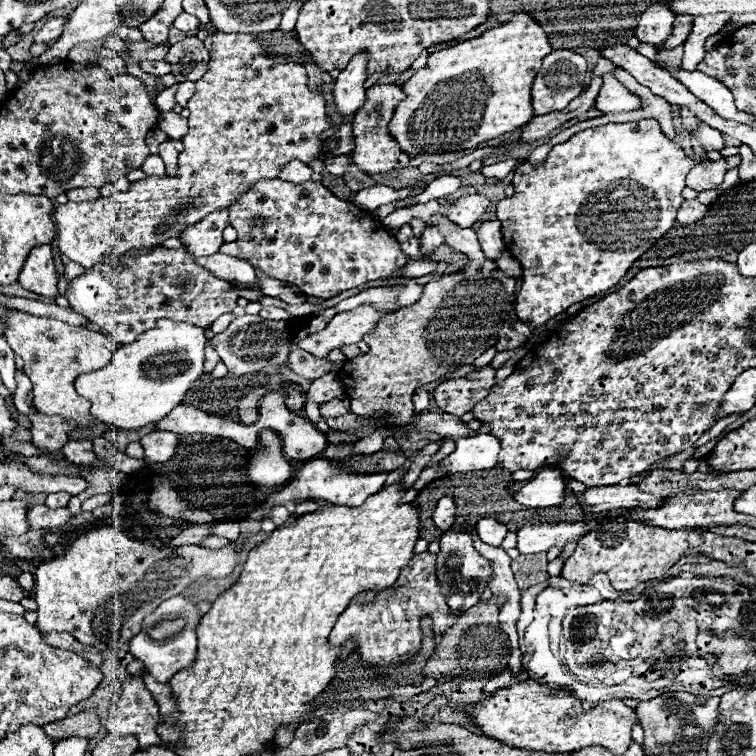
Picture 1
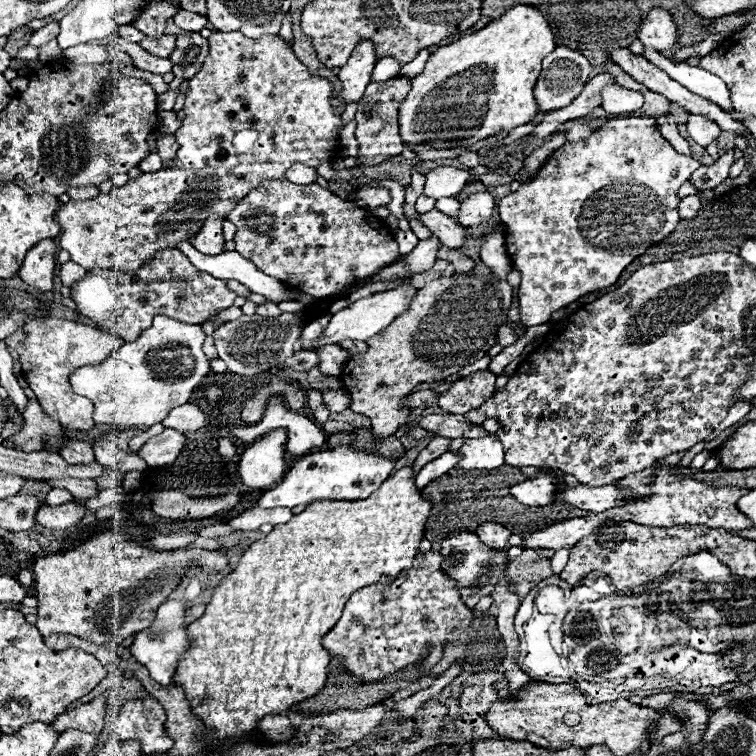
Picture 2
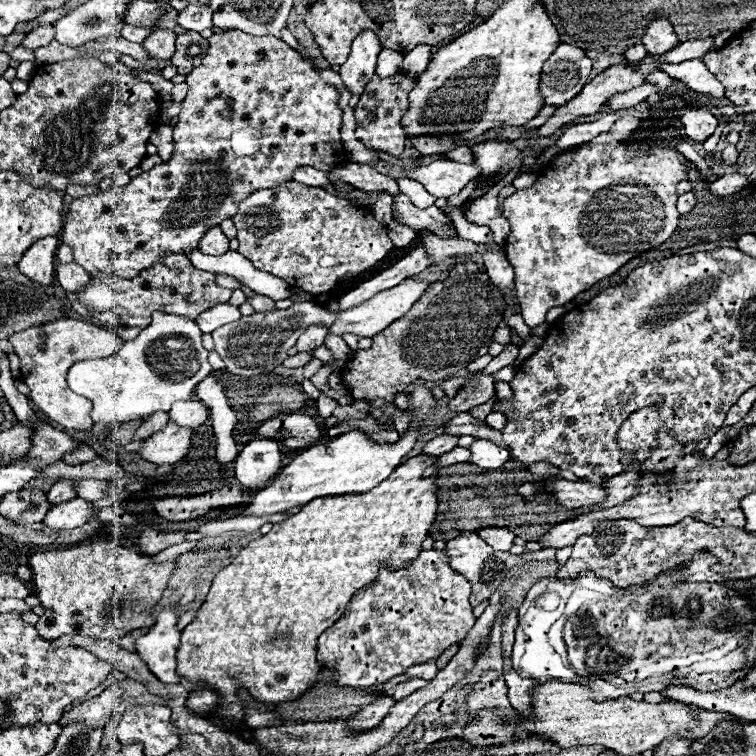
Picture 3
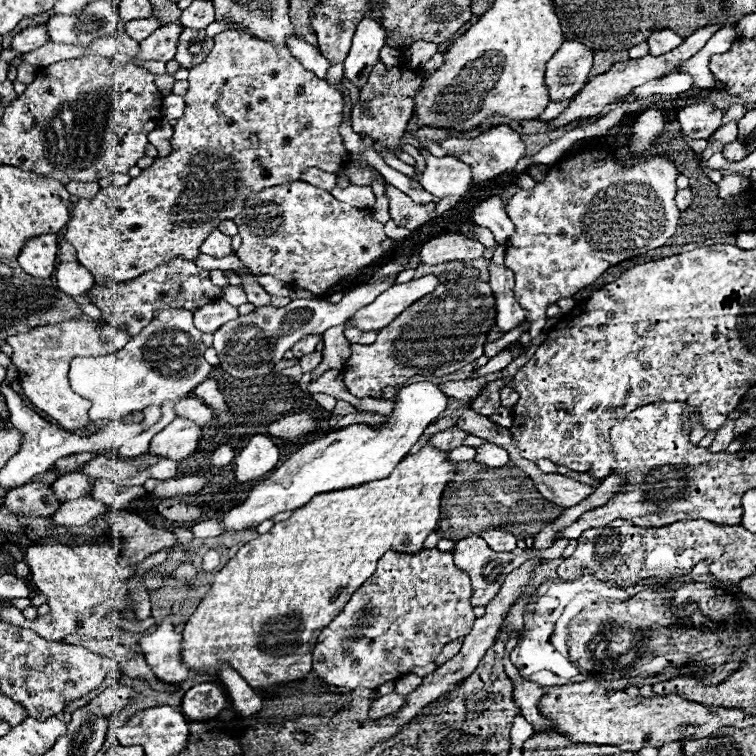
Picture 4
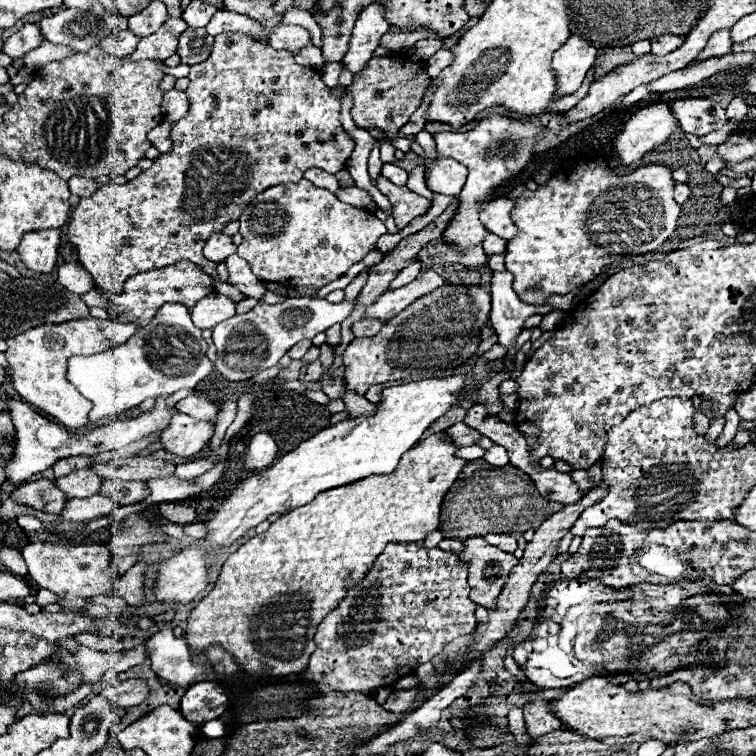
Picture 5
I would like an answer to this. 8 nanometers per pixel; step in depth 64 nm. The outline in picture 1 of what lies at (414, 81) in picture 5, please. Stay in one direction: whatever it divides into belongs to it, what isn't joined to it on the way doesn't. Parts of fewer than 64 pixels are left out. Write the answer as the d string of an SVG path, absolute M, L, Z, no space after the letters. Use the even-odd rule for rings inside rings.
M384 84L384 86L372 86L372 88L366 90L366 102L356 112L356 116L352 120L354 140L356 140L356 148L352 152L352 160L354 160L354 164L358 166L360 172L364 172L364 174L386 174L386 172L392 172L396 168L398 156L402 152L394 144L394 138L388 134L388 124L392 120L394 108L402 100L404 100L402 86Z

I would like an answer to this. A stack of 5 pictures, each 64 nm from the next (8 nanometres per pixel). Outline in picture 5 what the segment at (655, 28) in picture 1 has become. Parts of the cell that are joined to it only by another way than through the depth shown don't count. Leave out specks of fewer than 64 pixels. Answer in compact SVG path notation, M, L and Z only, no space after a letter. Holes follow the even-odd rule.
M662 34L662 36L650 38L650 42L652 42L652 54L654 56L666 56L666 54L674 52L684 42L684 38L676 36L676 34Z

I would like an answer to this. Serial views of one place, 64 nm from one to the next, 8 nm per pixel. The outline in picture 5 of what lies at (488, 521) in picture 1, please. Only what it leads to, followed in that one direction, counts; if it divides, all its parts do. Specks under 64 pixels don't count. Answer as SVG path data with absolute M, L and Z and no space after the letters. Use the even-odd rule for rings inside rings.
M488 534L484 536L484 540L496 548L500 548L502 552L514 552L516 550L516 538L514 536L500 536L500 534Z

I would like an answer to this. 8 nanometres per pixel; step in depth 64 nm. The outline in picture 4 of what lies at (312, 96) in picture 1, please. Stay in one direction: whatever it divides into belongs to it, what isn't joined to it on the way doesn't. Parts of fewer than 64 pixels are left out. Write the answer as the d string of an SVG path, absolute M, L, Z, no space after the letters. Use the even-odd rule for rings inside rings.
M226 30L216 34L214 38L214 48L212 52L206 56L206 60L198 66L194 66L188 74L188 82L190 88L184 96L186 108L184 108L184 116L180 116L180 120L174 126L174 136L172 136L172 154L166 158L156 158L154 164L144 170L138 178L132 178L130 184L118 188L118 186L110 186L100 190L96 196L92 198L80 198L74 204L74 210L70 214L70 220L66 224L66 234L64 240L70 242L76 248L76 256L78 262L88 268L92 272L92 276L96 278L96 282L102 282L104 278L112 278L118 282L126 282L132 280L136 276L140 276L142 272L148 272L160 264L166 264L168 260L176 258L176 256L184 256L186 260L194 260L200 252L200 244L204 242L204 238L208 236L208 232L212 228L218 228L218 224L222 220L232 220L234 216L238 216L244 208L244 200L252 194L252 192L260 192L264 188L272 188L272 186L280 186L280 184L288 184L298 180L300 172L306 168L320 168L324 172L338 172L342 168L342 164L348 158L348 152L342 144L342 136L338 134L338 128L342 124L342 94L330 86L328 82L316 78L314 72L306 70L288 50L288 46L276 46L268 40L260 40L250 36L248 32L242 30Z

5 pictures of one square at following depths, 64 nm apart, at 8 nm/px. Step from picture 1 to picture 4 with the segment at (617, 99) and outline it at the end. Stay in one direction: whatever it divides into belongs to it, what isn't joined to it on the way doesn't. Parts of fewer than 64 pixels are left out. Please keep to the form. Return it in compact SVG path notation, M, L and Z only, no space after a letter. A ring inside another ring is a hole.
M668 74L662 80L650 80L648 84L634 88L630 94L640 98L650 98L654 94L682 94L692 88L692 78L688 74Z

